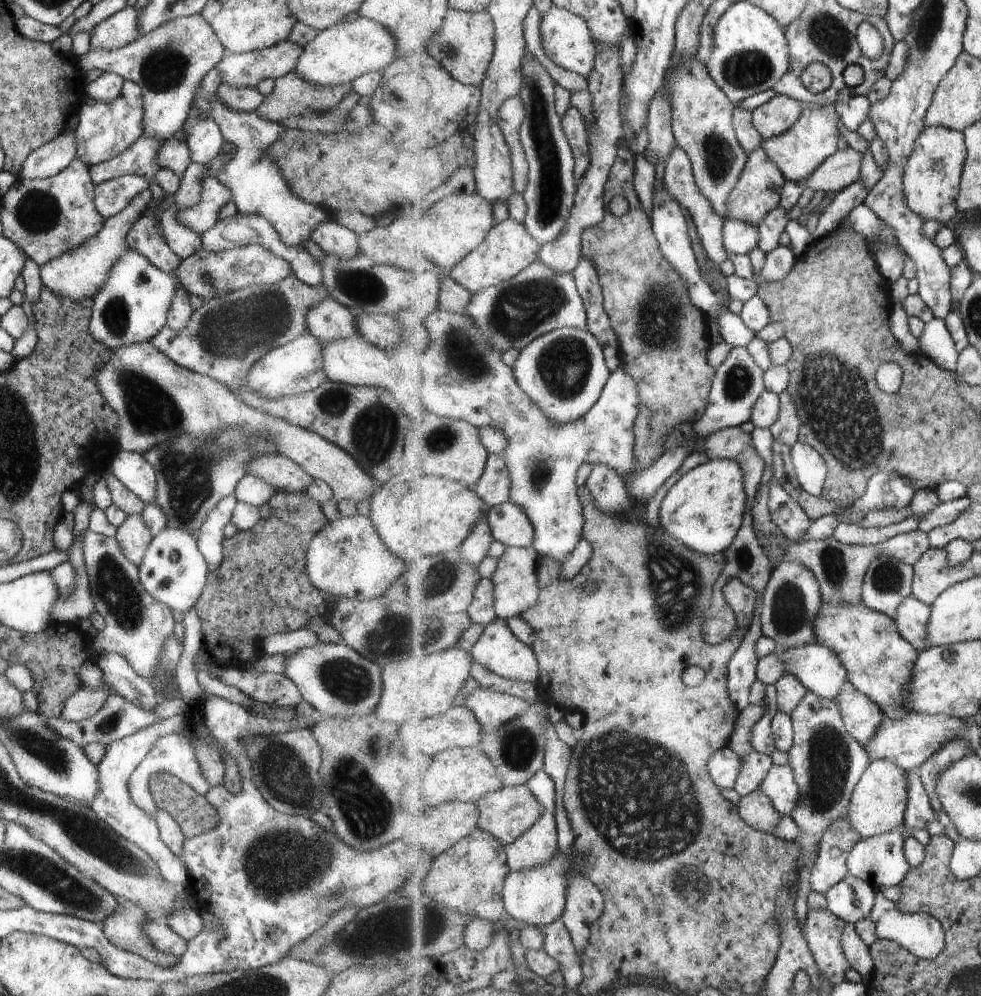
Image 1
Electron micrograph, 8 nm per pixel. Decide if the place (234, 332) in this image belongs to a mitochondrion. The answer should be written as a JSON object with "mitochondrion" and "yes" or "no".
{"mitochondrion":"yes"}

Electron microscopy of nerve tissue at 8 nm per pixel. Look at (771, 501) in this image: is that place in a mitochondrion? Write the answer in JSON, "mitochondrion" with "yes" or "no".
{"mitochondrion":"no"}

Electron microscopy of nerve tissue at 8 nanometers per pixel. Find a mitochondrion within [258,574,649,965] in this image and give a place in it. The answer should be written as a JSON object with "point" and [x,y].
{"point":[368,813]}

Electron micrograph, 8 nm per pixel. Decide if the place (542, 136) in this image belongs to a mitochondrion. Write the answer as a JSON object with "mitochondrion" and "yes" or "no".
{"mitochondrion":"yes"}

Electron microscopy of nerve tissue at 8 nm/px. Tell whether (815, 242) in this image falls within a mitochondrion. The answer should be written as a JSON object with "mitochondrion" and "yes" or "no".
{"mitochondrion":"no"}

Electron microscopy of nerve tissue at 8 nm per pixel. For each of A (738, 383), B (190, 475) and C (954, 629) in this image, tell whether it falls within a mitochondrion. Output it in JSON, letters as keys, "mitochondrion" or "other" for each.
{"A":"mitochondrion","B":"mitochondrion","C":"other"}

